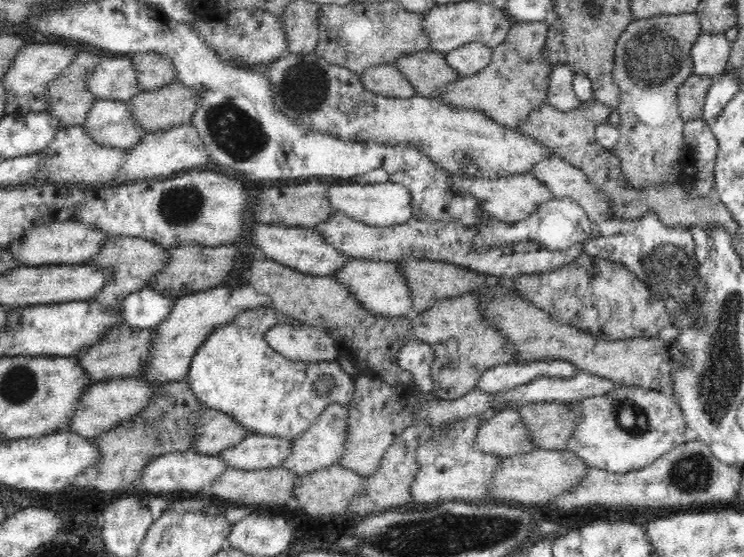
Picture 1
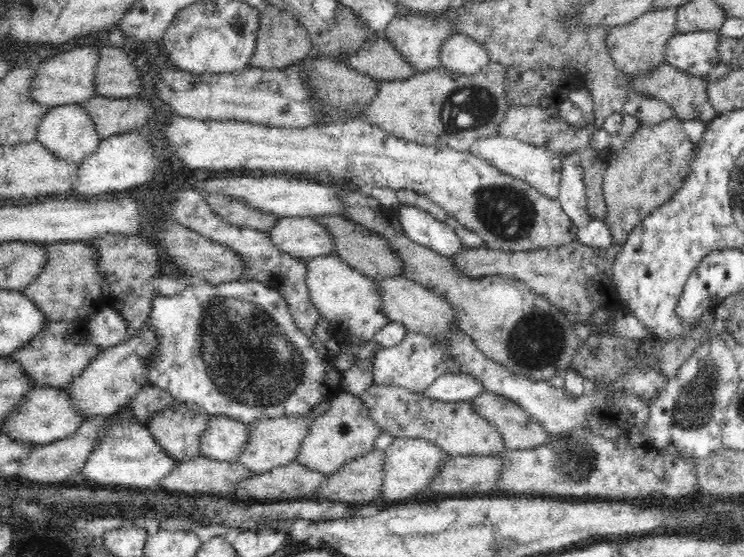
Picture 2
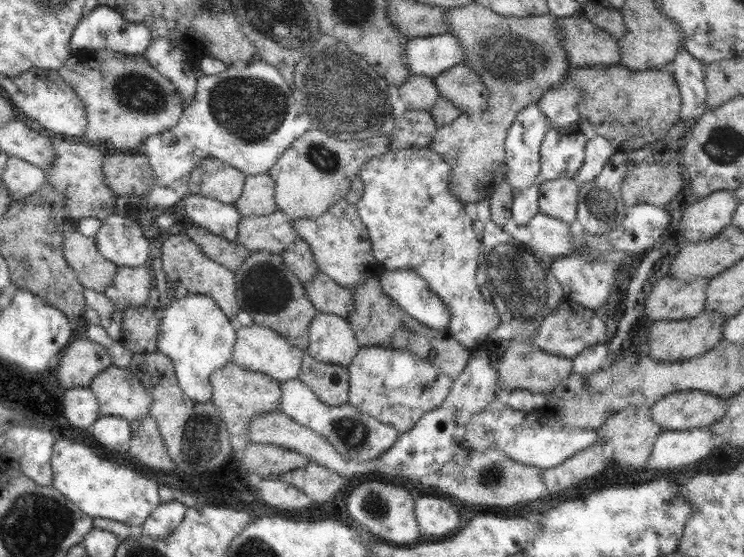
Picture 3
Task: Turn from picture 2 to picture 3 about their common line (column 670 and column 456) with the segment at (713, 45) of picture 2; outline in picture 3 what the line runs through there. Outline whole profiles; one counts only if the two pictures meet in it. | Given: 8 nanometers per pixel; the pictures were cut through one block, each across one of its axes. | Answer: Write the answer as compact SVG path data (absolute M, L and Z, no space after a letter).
M450 33L416 37L407 40L403 55L406 59L406 70L412 75L427 76L432 80L435 76L448 71L453 66L465 64L465 56L461 44Z

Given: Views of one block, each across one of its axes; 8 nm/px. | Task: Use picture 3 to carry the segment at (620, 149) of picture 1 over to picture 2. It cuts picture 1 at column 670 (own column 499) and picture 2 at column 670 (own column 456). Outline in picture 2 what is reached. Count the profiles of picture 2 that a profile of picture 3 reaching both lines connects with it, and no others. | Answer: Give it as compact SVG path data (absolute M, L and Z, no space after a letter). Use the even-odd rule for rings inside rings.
M676 8L652 9L639 16L634 22L608 29L606 46L615 62L616 69L630 78L644 73L652 73L666 60L666 46L670 38L676 35ZM672 117L655 125L640 124L638 132L629 137L622 152L611 155L605 170L602 188L607 205L605 223L610 227L613 242L623 245L638 222L663 206L672 198L672 194L676 194L676 190L680 190L680 187L684 186L684 182L688 178L690 164L696 158L694 151L694 144L688 139L682 120Z

